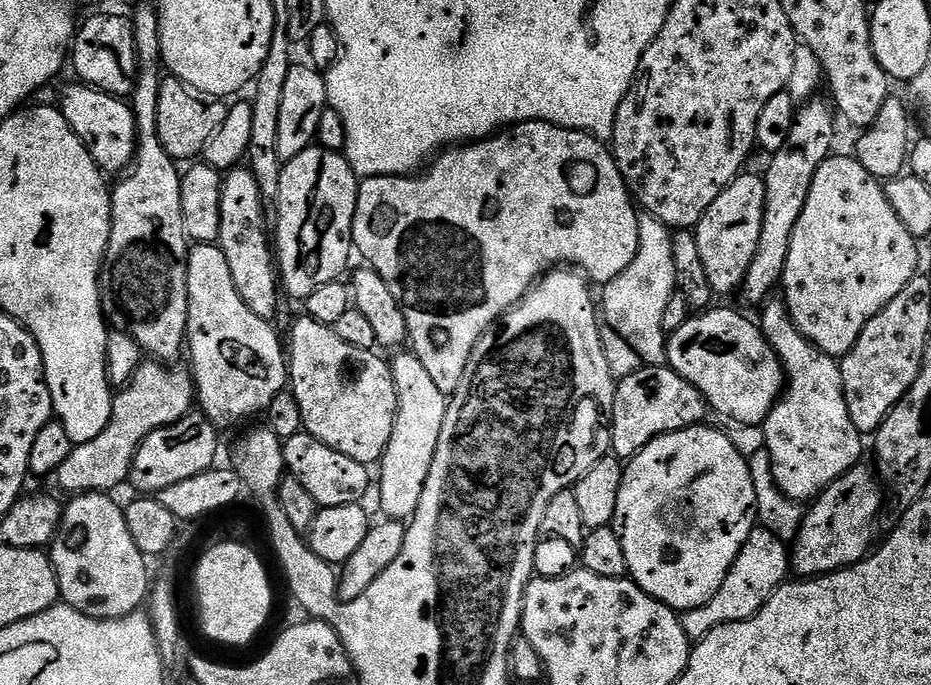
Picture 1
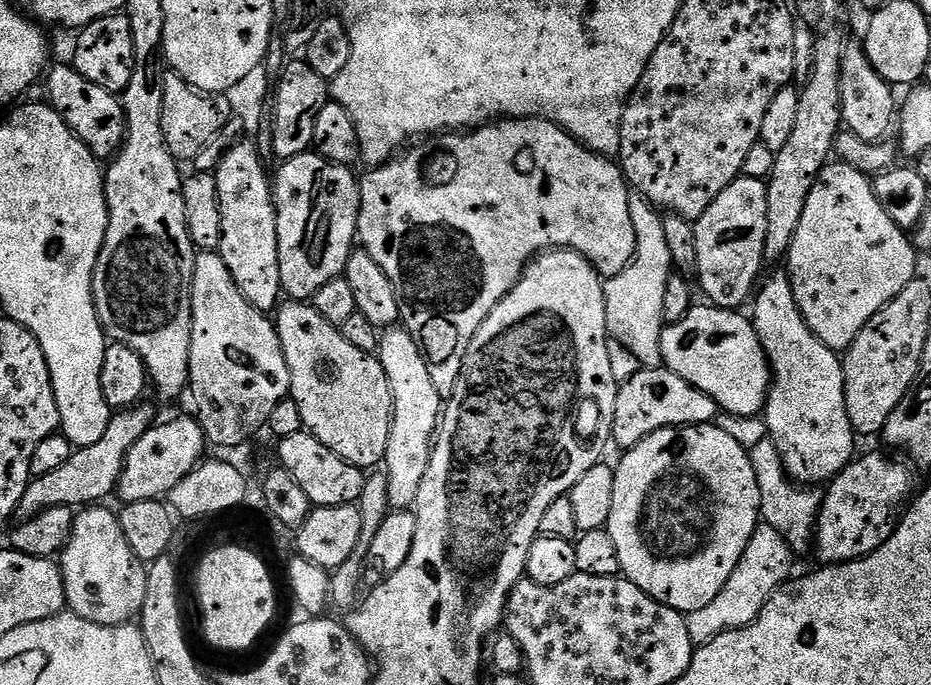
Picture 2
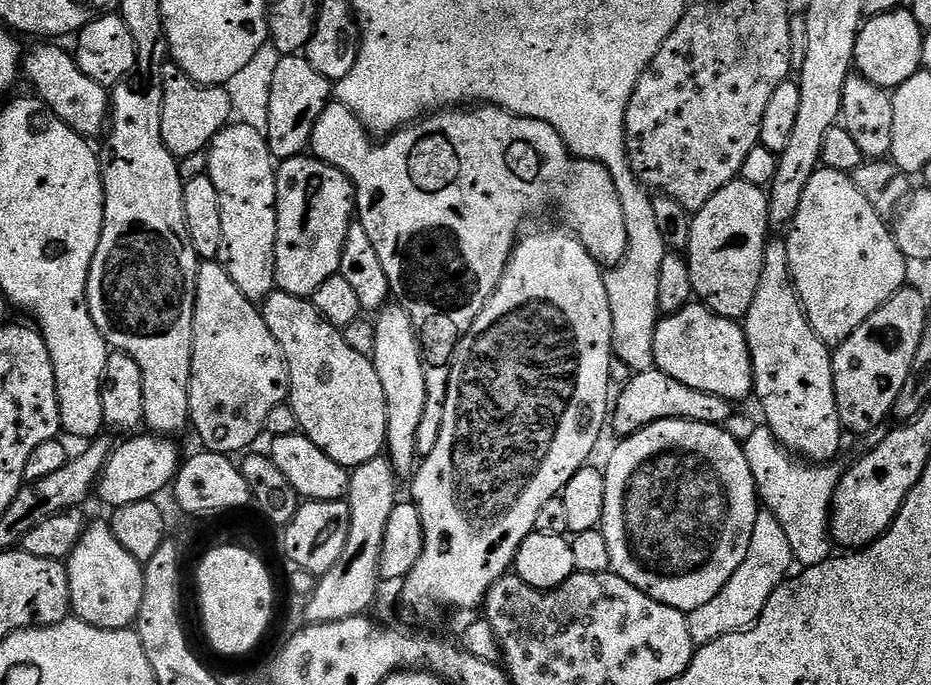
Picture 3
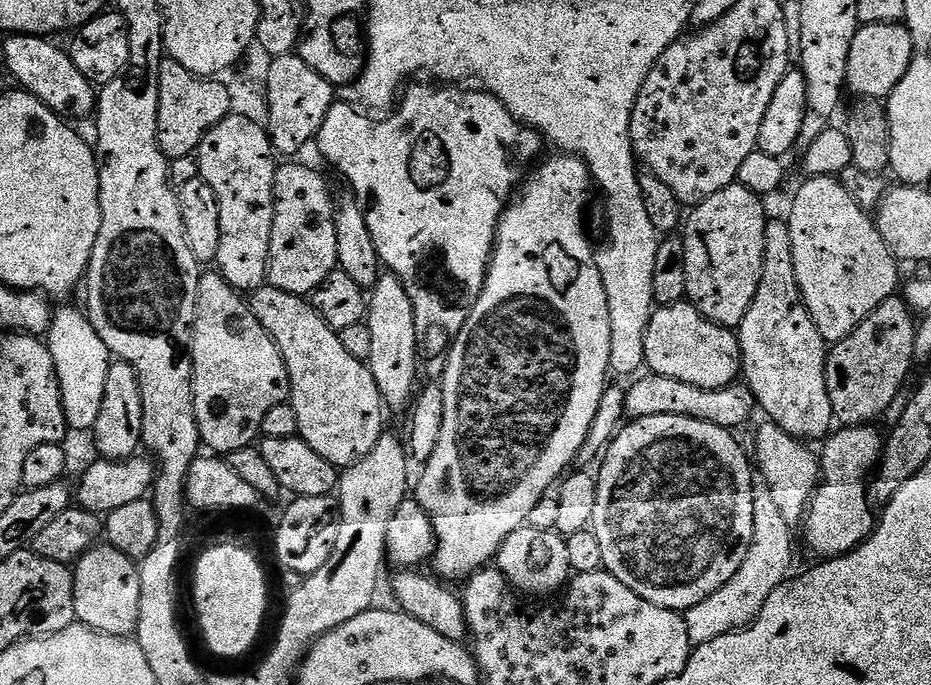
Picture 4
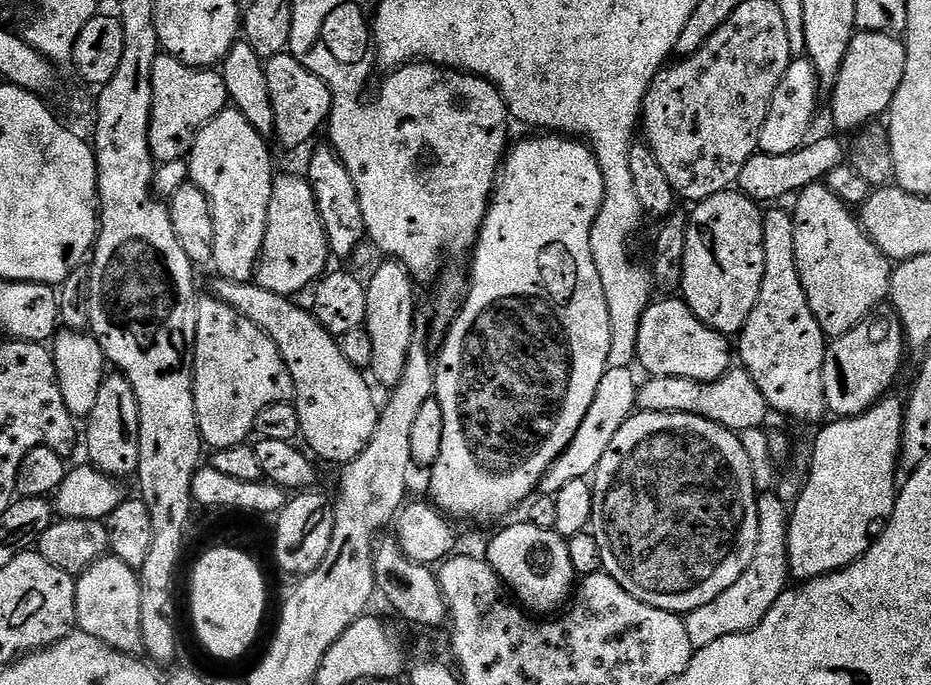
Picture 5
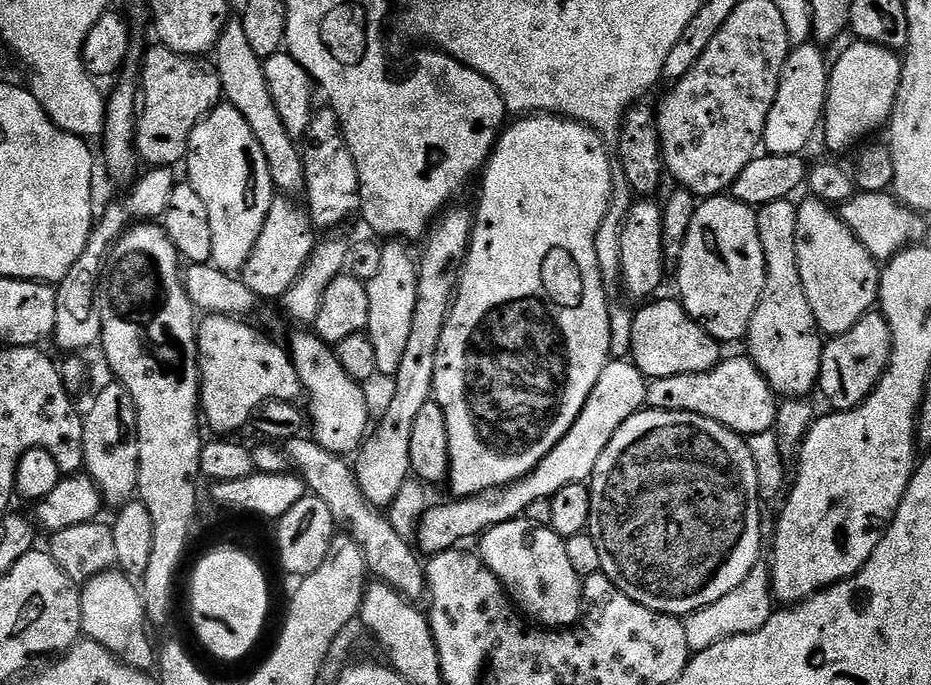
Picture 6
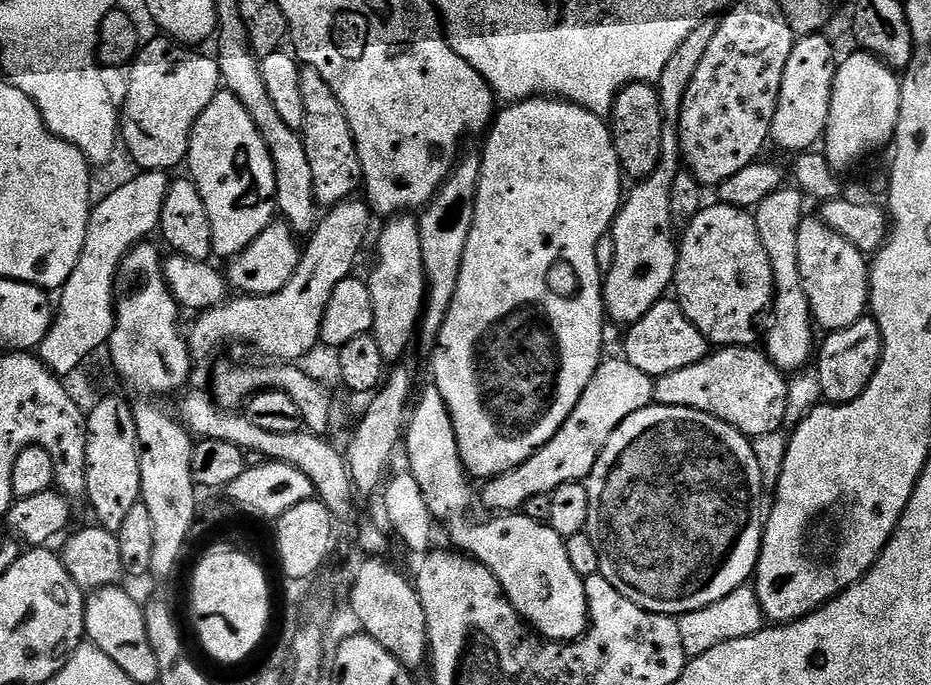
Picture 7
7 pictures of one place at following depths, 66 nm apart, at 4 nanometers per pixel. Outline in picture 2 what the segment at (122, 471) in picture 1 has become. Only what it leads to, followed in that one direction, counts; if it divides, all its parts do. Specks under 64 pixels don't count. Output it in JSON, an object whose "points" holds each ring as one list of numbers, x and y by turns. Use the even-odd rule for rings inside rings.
{"points":[[148,402,117,411,110,418,110,426,106,426,106,434,102,434,102,438,94,442,94,446,75,449,70,462,58,466,58,470,53,470,50,474,42,474,28,481,26,494,22,494,16,507,15,519,17,521,29,520,37,516,39,512,57,506,80,510,85,506,96,506,107,501,104,499,108,495,110,497,113,495,134,442,138,442,138,438,142,438,146,430,153,428,154,421,157,419,155,416,156,412,148,405]]}

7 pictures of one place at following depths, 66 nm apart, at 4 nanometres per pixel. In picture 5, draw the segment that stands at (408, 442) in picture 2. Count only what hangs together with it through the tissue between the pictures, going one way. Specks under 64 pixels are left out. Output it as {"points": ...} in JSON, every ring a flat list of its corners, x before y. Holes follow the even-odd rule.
{"points":[[389,259,387,263,382,265,372,277,367,277,368,293,366,294,366,318,364,323,370,334,370,342,374,346,374,362,370,369,371,379,377,385,380,383,385,390,391,390,396,387,396,384,402,378,402,372,406,370,406,356,410,350,410,338,414,330,414,318,418,311,418,305,416,305,415,292,417,289,414,287,414,281,408,269,394,259]]}

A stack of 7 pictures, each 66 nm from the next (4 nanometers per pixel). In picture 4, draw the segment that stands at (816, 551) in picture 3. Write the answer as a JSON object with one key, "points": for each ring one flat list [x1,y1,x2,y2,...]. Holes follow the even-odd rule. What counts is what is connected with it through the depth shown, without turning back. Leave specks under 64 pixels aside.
{"points":[[766,420,763,425,755,429,756,433,756,453,754,460,757,471,764,478,763,483,771,490,771,498,777,503,778,510,782,513,782,518,786,519,793,528,799,527,803,523,808,507,812,502,816,489,822,480,822,469,817,453,813,453,803,441,799,441,795,436,786,434,776,423]]}

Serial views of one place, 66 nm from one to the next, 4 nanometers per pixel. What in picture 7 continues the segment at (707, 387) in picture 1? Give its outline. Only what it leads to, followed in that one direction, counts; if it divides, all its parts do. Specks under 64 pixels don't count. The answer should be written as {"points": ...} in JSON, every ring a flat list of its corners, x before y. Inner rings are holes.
{"points":[[675,299,659,300,647,314,636,324,627,329,628,337,624,340,623,359,630,362,630,366,638,366,650,377,665,376,674,370,682,370,686,366,694,366,710,355,708,340,686,318]]}

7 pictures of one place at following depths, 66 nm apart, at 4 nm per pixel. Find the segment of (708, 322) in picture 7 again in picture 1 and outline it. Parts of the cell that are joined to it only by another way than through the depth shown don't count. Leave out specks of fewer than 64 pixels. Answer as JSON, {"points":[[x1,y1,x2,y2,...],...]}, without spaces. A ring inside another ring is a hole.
{"points":[[741,174,714,198,710,210,696,223,695,233,698,251,702,254,702,266,706,266,706,278,710,278,710,286,717,297,739,293,740,284,746,278,746,270,750,270,750,262,754,262,754,250,758,250,758,238,762,234,762,218,766,206,766,186,763,175,748,176]]}

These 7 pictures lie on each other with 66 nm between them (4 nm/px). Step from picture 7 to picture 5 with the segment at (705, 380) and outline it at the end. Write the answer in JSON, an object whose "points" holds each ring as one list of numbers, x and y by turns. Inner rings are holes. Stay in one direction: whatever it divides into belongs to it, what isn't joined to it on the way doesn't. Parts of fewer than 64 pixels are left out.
{"points":[[733,367,722,378,710,382,698,382,690,378,648,376,636,389,636,407,642,412,681,412,698,418,706,418,731,432,739,434,750,427,764,428,764,419,770,409,762,390,758,390,754,378,743,367]]}

